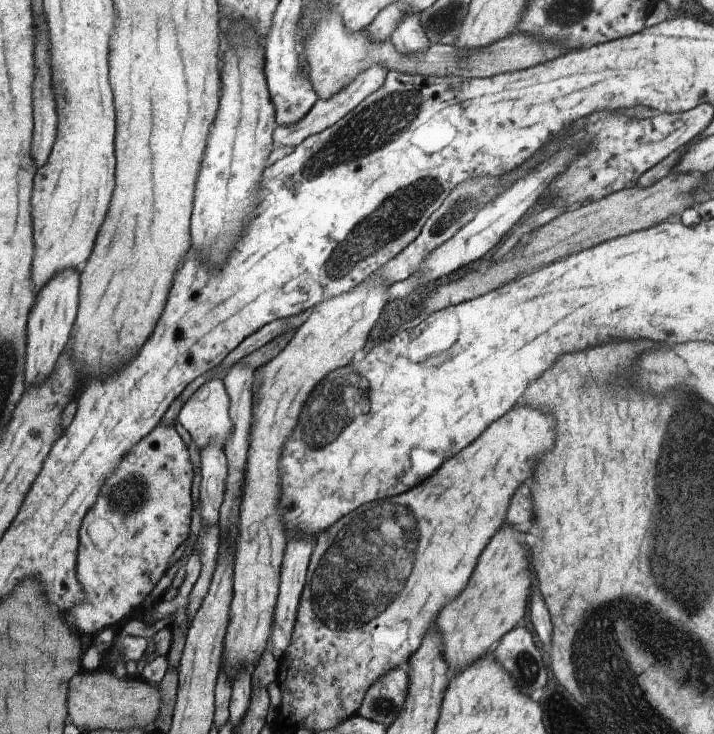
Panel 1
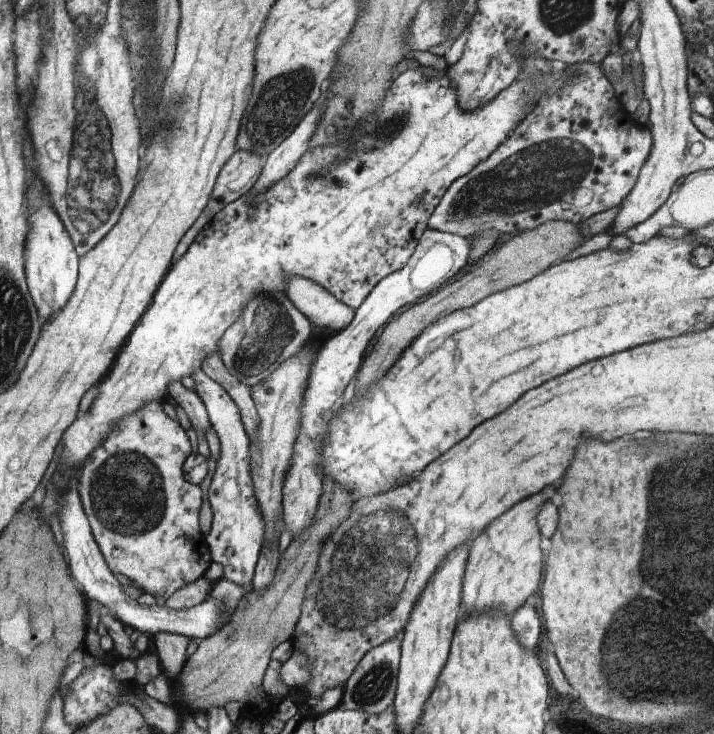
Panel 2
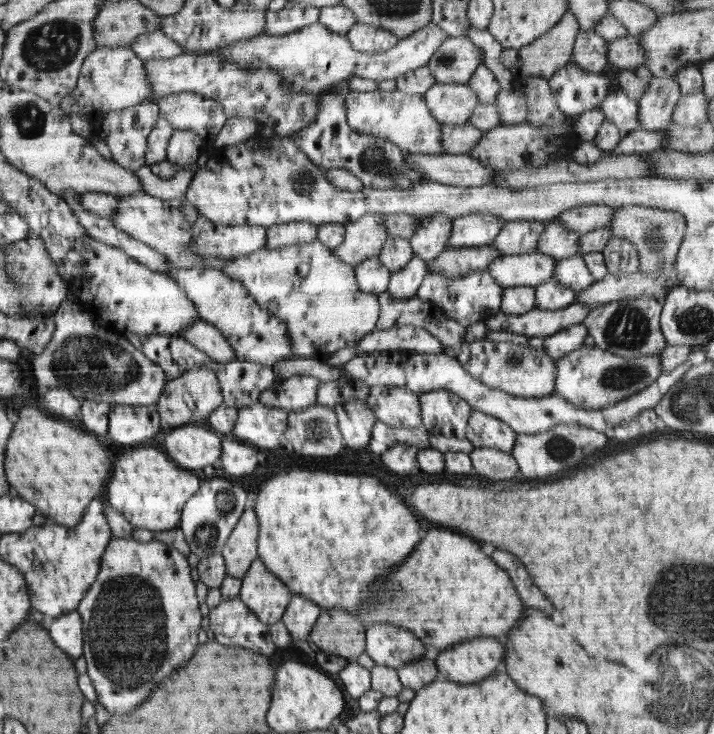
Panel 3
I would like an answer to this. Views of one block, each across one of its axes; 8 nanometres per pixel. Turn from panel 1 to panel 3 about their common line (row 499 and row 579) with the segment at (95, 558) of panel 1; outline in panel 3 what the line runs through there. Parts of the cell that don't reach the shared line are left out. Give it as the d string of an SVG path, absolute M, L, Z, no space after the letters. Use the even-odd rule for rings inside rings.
M113 536L101 561L101 573L90 588L90 594L77 606L86 618L87 674L94 684L97 699L112 716L134 712L158 686L158 682L184 666L197 652L200 632L200 608L190 576L186 555L162 541L139 542L133 538Z

